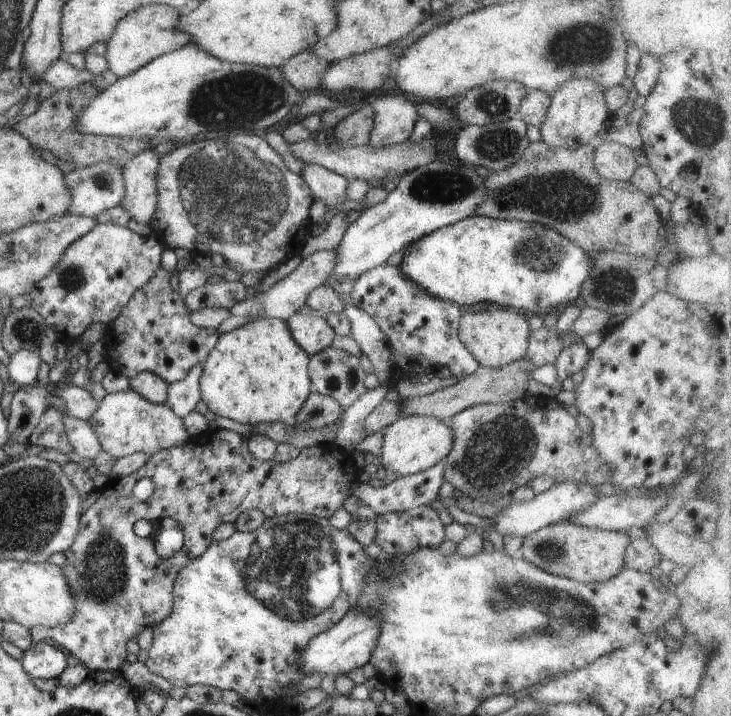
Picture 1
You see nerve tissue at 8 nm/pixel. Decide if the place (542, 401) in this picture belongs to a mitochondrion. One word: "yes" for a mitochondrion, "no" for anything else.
no

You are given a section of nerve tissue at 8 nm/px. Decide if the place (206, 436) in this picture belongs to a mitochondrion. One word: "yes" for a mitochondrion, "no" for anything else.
no

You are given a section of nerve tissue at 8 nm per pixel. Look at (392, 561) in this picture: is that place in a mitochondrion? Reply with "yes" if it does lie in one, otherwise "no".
no

